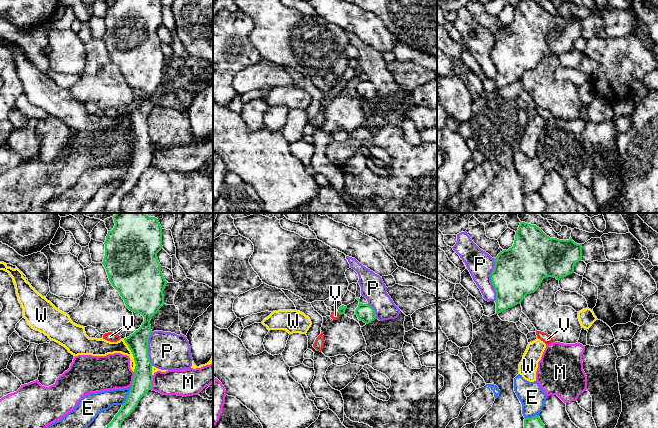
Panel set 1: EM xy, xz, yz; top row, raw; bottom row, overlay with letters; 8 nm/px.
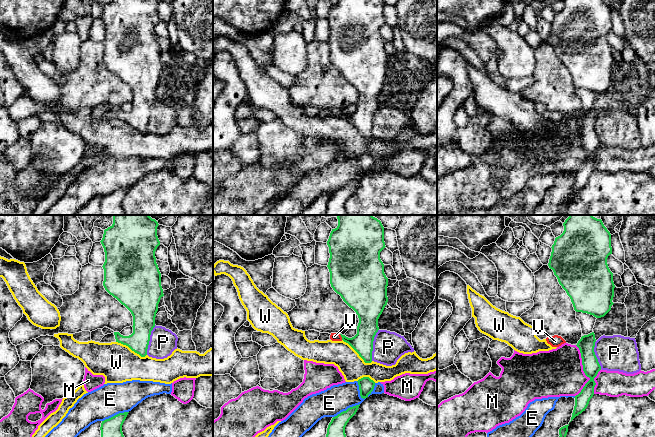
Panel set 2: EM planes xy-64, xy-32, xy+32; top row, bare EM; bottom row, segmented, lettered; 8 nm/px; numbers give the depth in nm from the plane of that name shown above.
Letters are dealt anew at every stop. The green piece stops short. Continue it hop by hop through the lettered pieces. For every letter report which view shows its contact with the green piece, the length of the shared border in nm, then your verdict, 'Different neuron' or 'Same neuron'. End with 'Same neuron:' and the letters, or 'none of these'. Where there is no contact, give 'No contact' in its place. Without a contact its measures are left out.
E: Touches green in xy. Shared border 180 nm. Different neuron
M: Touches green in xy. Shared border 120 nm. Different neuron
P: Touches green in yz. Shared border 340 nm. Different neuron
V: Touches green in xz. Shared border 40 nm. Different neuron
W: Touches green in xy. Shared border 280 nm. Different neuron
Same neuron: none of these

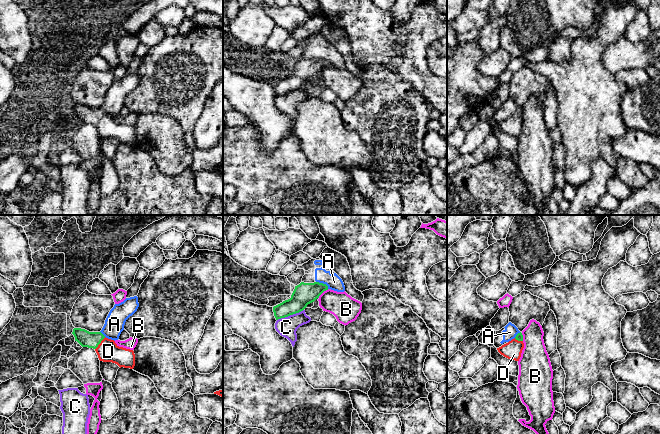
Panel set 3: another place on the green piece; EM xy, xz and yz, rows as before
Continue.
A: Touches green in xz. Shared border 120 nm. Different neuron
B: Touches green in xz. Shared border 110 nm. Different neuron
C: Touches green in xz. Shared border 240 nm. Different neuron
D: Touches green in xy. Shared border 130 nm. Same neuron
Same neuron: D

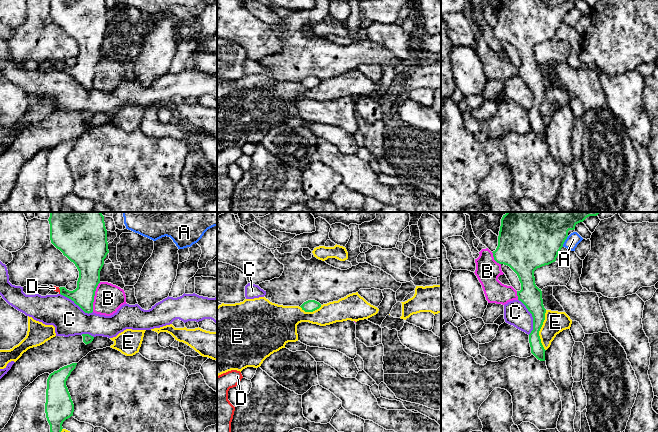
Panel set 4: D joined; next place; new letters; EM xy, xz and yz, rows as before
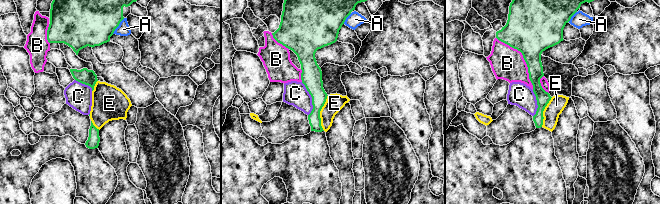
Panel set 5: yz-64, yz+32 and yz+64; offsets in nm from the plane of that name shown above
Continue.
A: Touches green in yz. Shared border 100 nm. Different neuron
B: Touches green in xy. Shared border 240 nm. Different neuron
C: Touches green in yz. Shared border 300 nm. Different neuron
D: Touches green in xy. Shared border 50 nm. Different neuron
E: Touches green in yz. Shared border 320 nm. Different neuron
Same neuron: none of these

